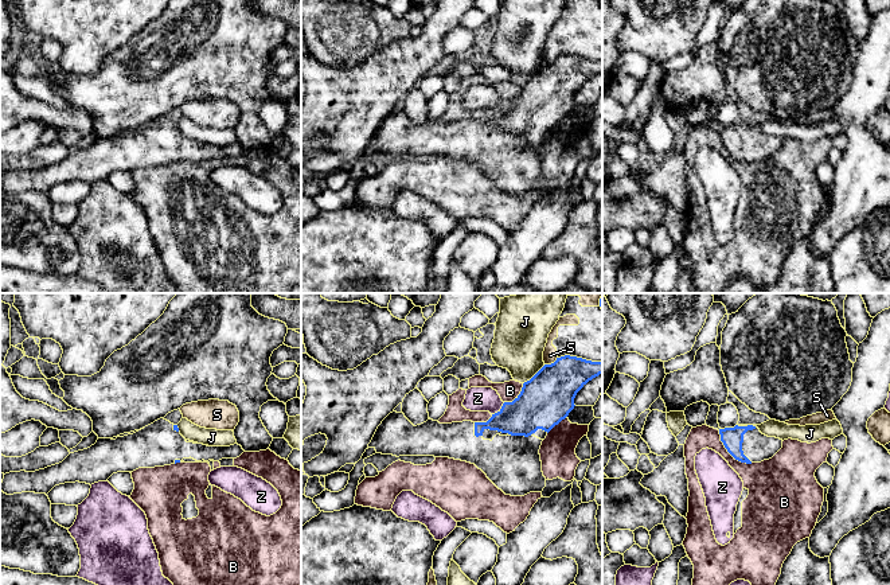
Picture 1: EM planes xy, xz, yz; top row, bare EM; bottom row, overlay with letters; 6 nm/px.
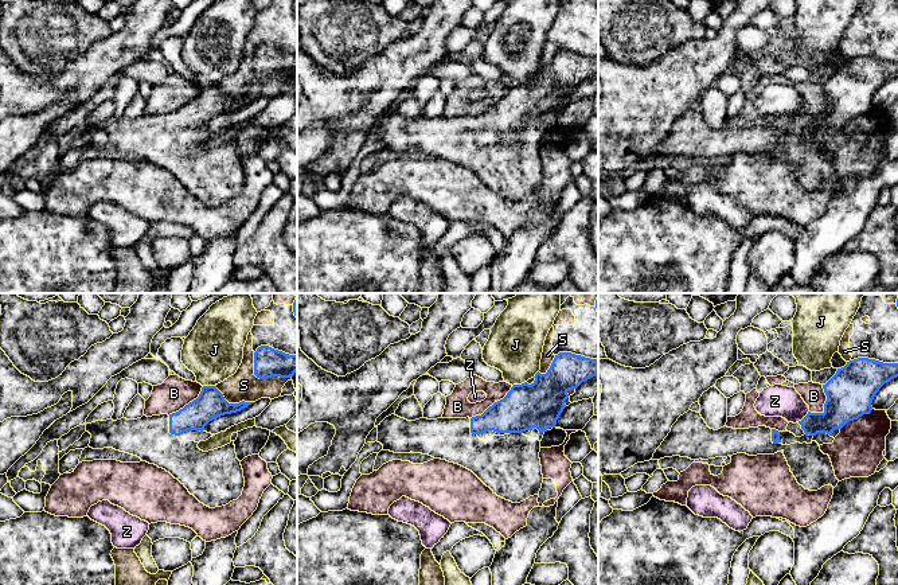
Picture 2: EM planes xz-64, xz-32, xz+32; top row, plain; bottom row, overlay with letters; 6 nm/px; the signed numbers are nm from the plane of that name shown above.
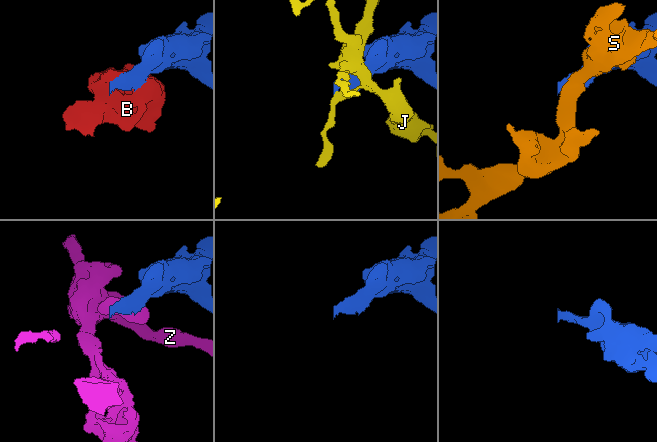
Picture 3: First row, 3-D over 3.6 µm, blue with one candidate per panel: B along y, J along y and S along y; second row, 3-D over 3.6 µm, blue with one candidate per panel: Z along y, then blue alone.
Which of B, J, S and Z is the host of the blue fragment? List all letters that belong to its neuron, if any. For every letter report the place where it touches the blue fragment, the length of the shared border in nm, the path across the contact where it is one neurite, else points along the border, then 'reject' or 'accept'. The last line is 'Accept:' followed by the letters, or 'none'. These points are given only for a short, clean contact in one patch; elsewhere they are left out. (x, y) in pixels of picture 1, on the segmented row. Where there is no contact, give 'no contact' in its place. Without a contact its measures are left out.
B: contact yz (730, 453); length 280 nm; reject
J: contact xz (535, 374); length 180 nm; reject
S: contact xz (551, 363); length 90 nm; reject
Z: contact xz (500, 409); length 110 nm; reject
Accept: none

